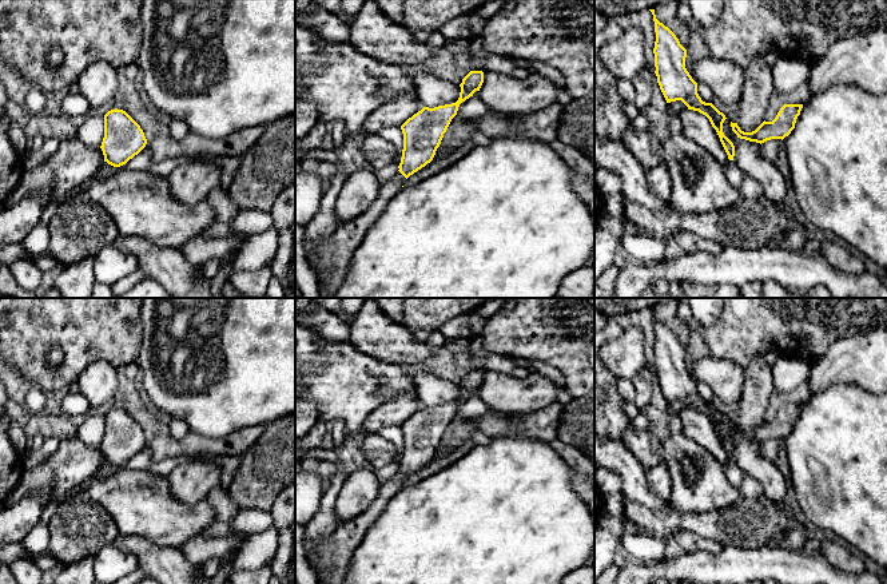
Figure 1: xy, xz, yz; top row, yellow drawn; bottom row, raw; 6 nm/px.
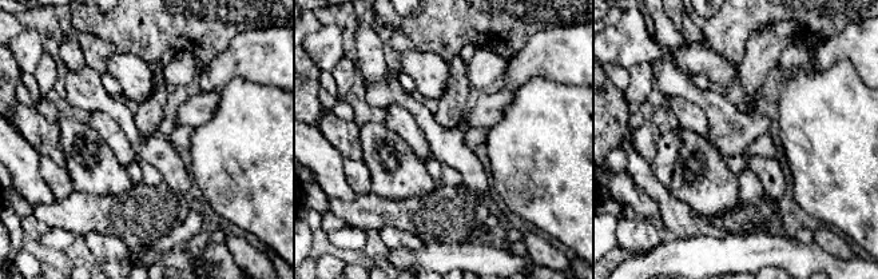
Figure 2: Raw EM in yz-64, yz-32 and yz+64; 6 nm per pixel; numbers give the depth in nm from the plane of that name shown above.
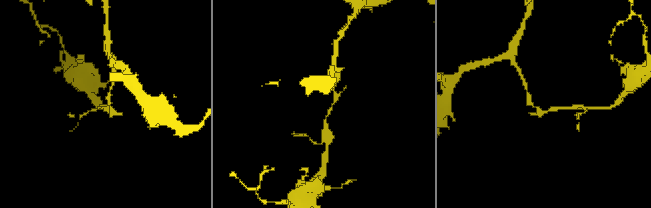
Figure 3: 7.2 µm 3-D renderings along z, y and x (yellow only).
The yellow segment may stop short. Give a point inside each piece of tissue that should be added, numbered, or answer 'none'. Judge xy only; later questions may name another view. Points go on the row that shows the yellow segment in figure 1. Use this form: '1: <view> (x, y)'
none

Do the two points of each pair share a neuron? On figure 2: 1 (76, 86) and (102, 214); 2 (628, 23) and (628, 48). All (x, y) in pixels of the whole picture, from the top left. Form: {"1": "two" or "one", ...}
{"1": "two", "2": "one"}

